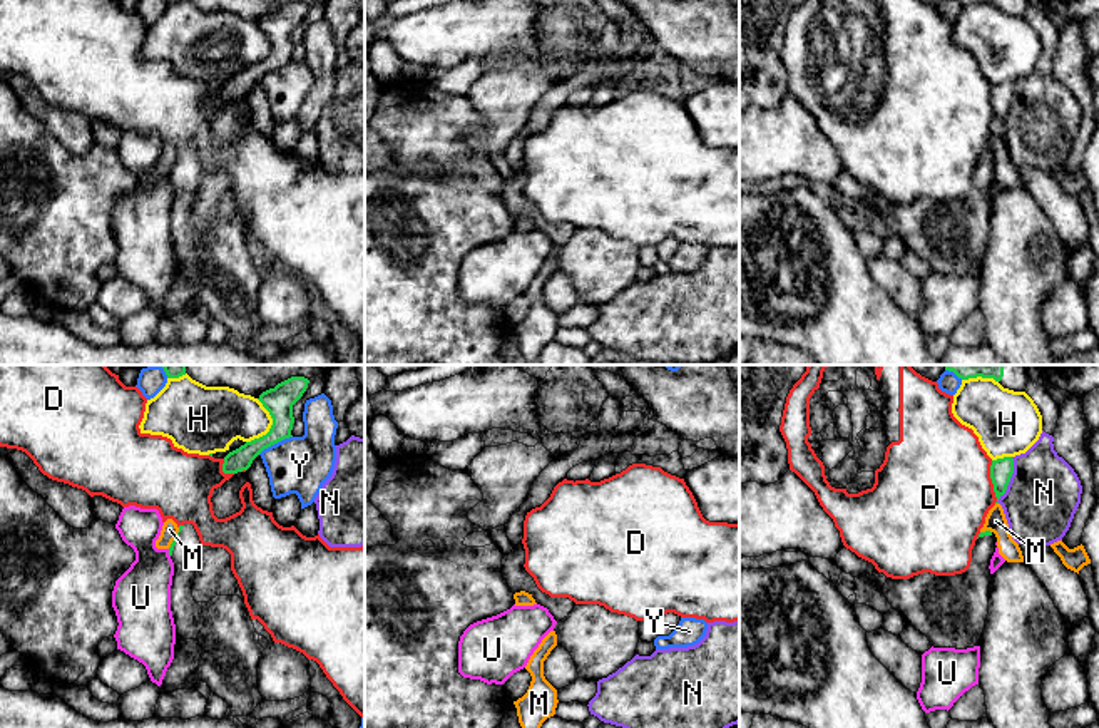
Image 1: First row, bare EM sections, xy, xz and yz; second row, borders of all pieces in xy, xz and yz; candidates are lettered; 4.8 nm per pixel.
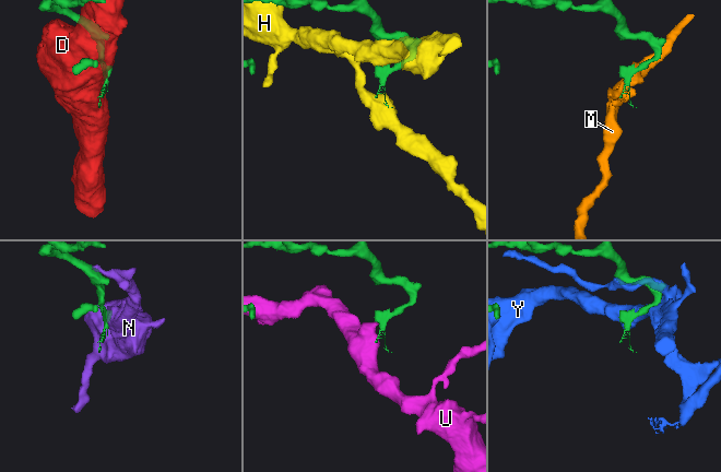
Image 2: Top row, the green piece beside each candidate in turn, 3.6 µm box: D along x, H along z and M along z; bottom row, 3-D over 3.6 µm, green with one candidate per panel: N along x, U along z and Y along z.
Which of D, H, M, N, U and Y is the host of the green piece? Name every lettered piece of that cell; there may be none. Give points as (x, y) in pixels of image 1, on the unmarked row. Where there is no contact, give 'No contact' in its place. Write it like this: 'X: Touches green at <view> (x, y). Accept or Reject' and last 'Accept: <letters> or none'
D: Touches green at yz (992, 107). Reject
H: Touches green at xy (271, 51). Reject
M: Touches green at xy (176, 163). Reject
N: Touches green at yz (1009, 104). Reject
U: Touches green at xy (169, 178). Reject
Y: Touches green at xy (275, 67). Reject
Accept: none

